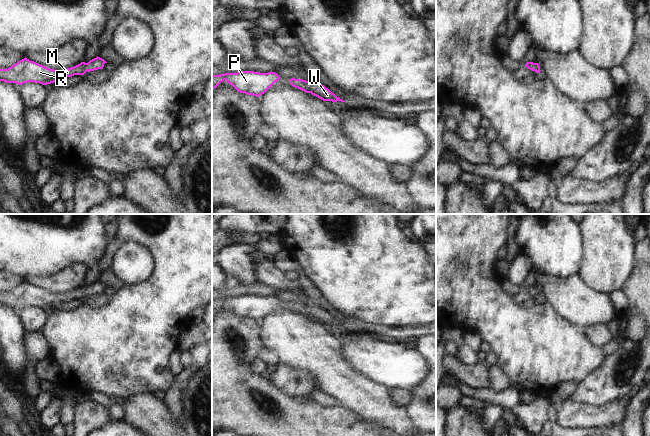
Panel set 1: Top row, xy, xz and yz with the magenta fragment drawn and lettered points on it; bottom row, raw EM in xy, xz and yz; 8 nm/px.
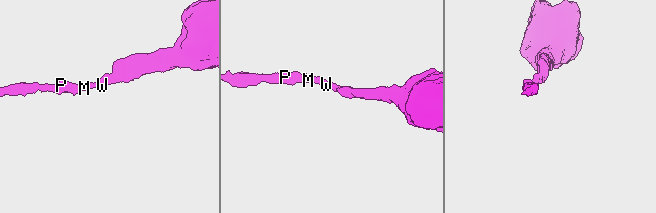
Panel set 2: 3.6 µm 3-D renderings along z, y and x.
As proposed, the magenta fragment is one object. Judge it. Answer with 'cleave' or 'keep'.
keep

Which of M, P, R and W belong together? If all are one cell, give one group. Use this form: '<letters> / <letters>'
M P R W

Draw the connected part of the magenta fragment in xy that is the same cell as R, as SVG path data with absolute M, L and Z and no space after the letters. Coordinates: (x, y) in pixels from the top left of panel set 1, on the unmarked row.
M97 280L88 287L81 286L65 294L54 294L30 285L25 281L8 293L0 293L0 305L19 309L28 306L47 309L74 299L84 299L87 295L103 293L105 287L107 286L104 283Z

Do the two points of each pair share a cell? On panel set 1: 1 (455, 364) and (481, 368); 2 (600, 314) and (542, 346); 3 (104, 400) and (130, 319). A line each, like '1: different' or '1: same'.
1: same
2: different
3: different

